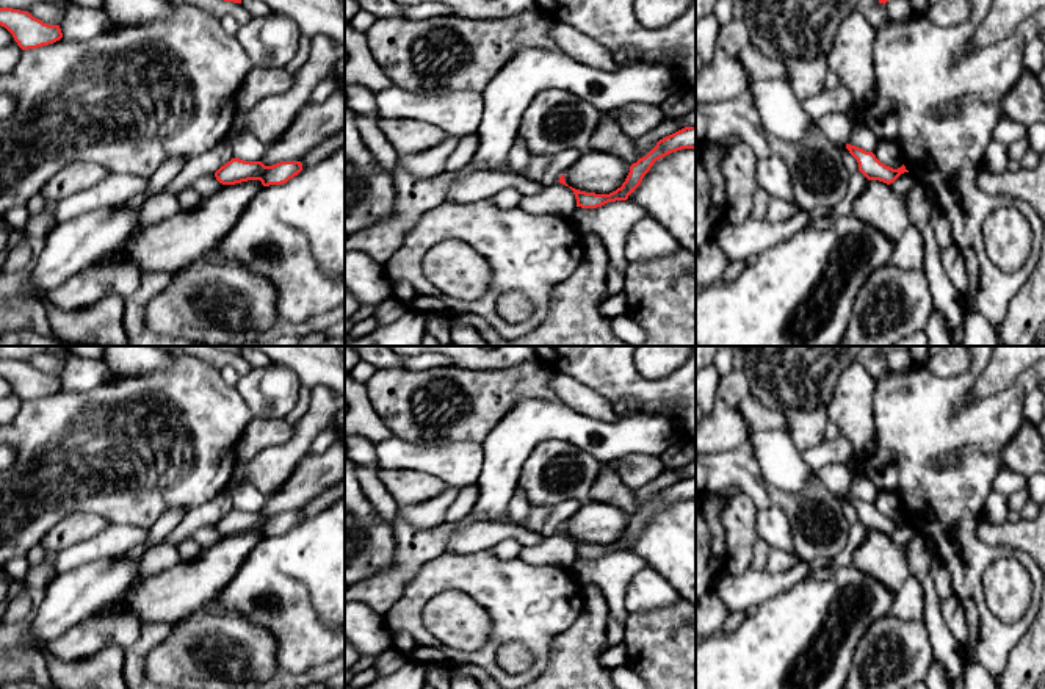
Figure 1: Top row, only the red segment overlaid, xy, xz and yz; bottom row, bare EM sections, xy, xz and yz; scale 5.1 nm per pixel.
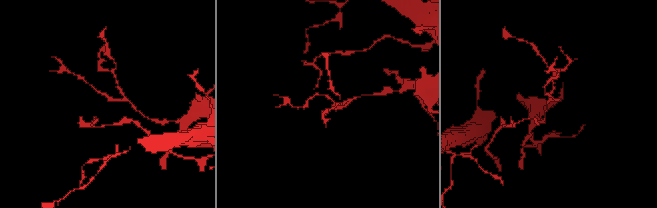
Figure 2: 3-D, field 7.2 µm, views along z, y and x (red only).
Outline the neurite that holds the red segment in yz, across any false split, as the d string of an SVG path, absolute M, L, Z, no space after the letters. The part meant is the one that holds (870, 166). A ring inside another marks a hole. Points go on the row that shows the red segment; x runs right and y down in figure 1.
M846 144L846 149L849 153L857 160L859 171L868 179L868 180L879 180L887 185L893 183L901 174L909 172L906 166L902 164L898 169L893 169L890 166L885 166L880 163L873 152L866 152L860 147Z

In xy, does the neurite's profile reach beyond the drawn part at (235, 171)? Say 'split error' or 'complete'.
complete

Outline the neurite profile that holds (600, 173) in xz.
M600 150L583 152L564 172L566 183L575 189L609 194L622 186L630 164L616 155Z

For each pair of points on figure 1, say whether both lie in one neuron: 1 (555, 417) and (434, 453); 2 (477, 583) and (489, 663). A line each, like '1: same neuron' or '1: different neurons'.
1: different neurons
2: same neuron

